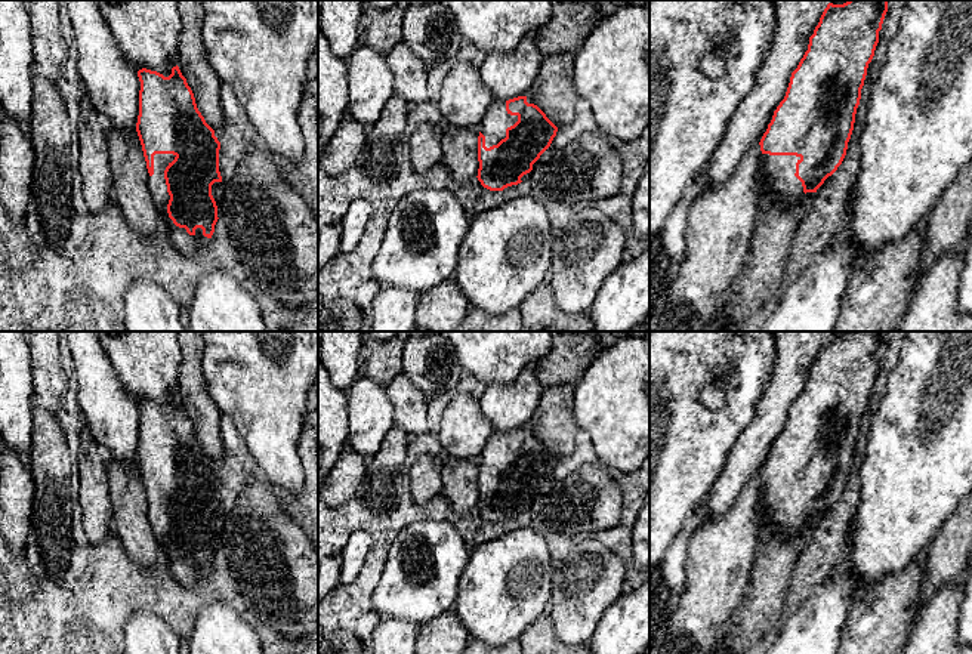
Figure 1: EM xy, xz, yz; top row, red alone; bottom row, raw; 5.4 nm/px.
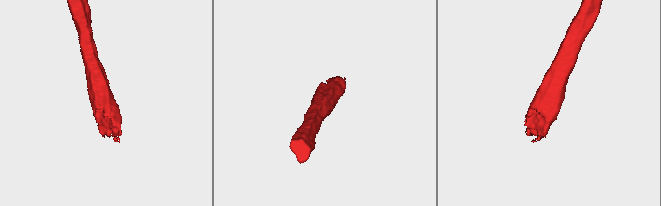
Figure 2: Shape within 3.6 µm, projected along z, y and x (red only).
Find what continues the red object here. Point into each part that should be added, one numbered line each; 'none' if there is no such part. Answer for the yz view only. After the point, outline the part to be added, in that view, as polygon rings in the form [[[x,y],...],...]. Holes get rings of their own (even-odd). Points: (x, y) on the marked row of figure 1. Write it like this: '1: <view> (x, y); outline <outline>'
1: yz (780, 182); outline [[[762,154],[762,172],[765,175],[762,207],[772,198],[786,204],[793,204],[805,195],[802,182],[794,176],[796,155],[769,155]]]

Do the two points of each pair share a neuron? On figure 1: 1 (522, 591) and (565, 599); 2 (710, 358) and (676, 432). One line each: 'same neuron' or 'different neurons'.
1: different neurons
2: same neuron

